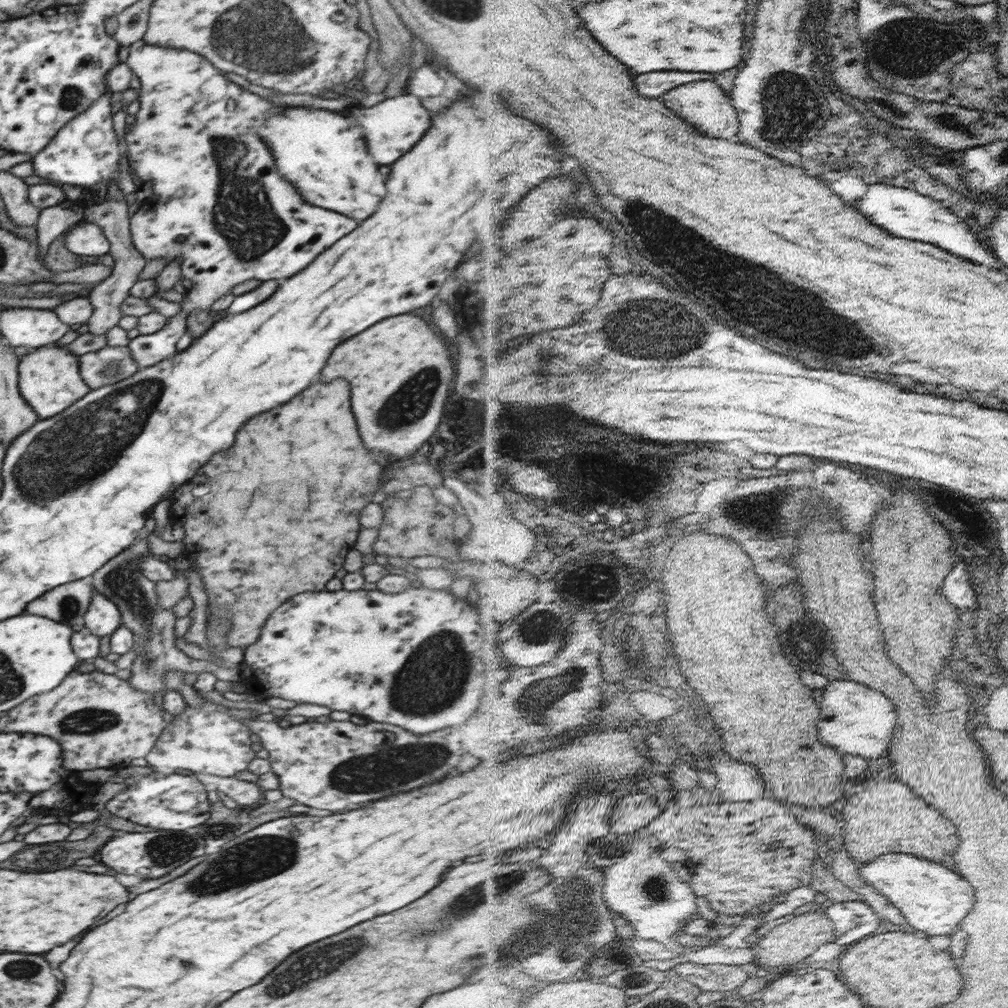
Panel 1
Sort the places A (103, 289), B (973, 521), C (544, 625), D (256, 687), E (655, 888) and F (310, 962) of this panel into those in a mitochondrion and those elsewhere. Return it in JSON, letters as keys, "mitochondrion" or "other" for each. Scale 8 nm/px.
{"A":"other","B":"other","C":"mitochondrion","D":"other","E":"mitochondrion","F":"mitochondrion"}

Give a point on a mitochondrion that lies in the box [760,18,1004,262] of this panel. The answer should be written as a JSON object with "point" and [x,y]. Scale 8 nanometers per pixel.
{"point":[963,38]}

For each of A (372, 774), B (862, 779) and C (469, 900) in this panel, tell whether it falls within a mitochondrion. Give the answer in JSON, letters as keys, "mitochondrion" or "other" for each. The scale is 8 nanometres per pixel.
{"A":"mitochondrion","B":"other","C":"mitochondrion"}

